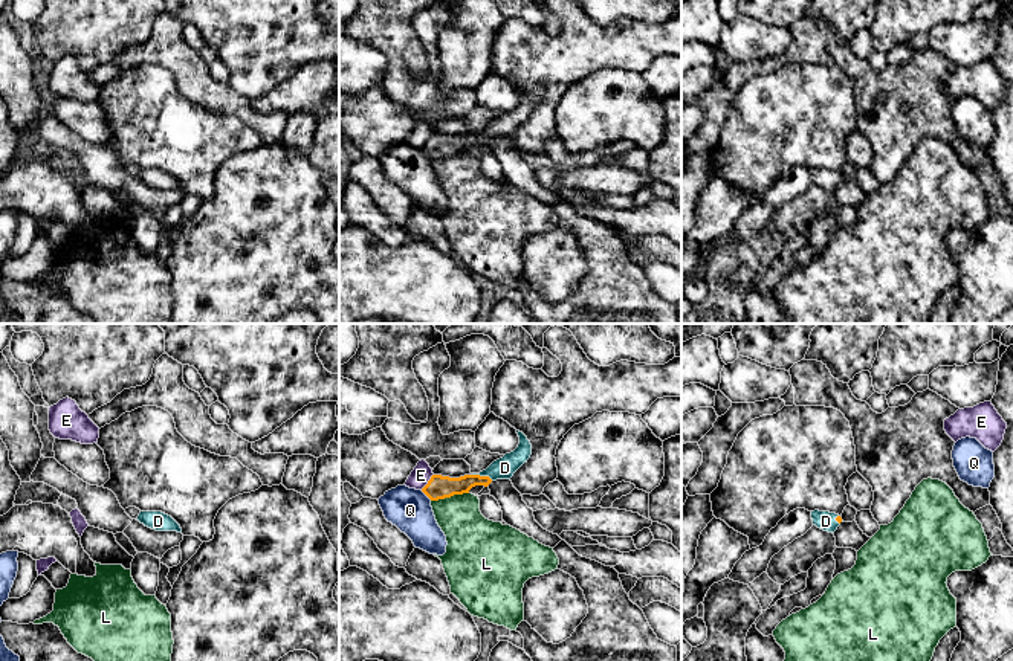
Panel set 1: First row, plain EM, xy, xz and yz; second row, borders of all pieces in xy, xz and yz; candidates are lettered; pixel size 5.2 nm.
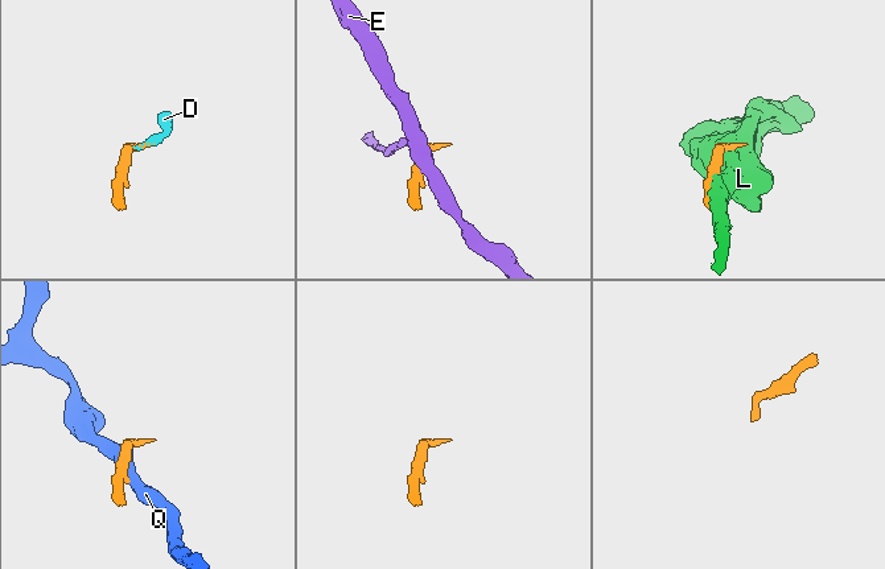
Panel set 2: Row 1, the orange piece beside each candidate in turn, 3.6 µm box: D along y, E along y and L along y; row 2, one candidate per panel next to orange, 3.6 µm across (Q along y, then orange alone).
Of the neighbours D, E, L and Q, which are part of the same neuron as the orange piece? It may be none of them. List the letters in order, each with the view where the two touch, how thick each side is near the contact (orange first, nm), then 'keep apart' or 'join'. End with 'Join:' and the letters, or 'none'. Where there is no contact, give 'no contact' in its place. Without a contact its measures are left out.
D: xz | 130/120 nm | join
E: xz | 130/100 nm | keep apart
L: xz | 130/260 nm | keep apart
Q: xz | 130/220 nm | keep apart
Join: D

